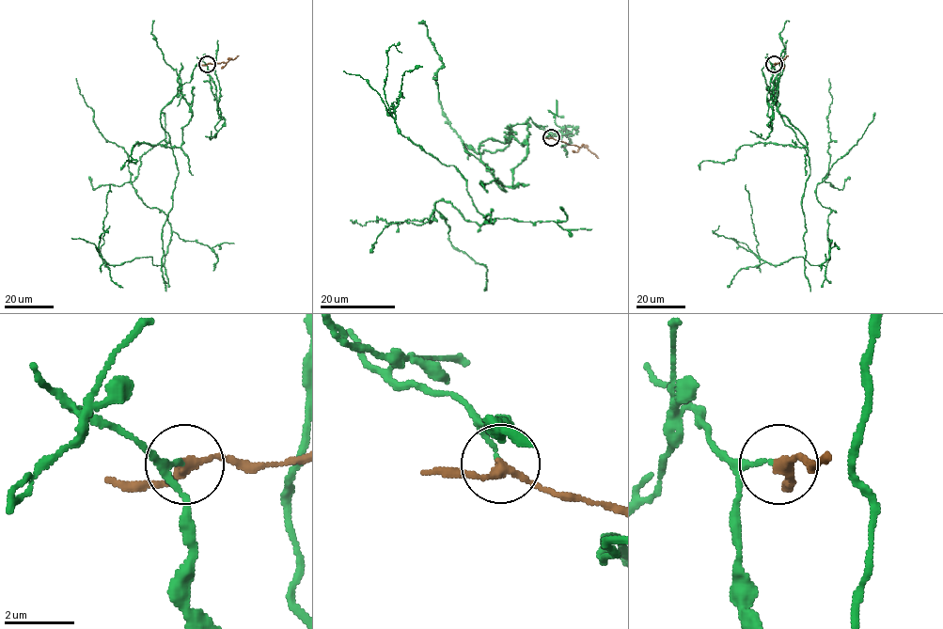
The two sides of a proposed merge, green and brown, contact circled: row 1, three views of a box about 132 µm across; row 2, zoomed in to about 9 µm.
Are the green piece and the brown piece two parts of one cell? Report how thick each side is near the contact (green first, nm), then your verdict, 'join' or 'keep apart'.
110 nm thick on the green side, 260 nm on the other; keep apart

